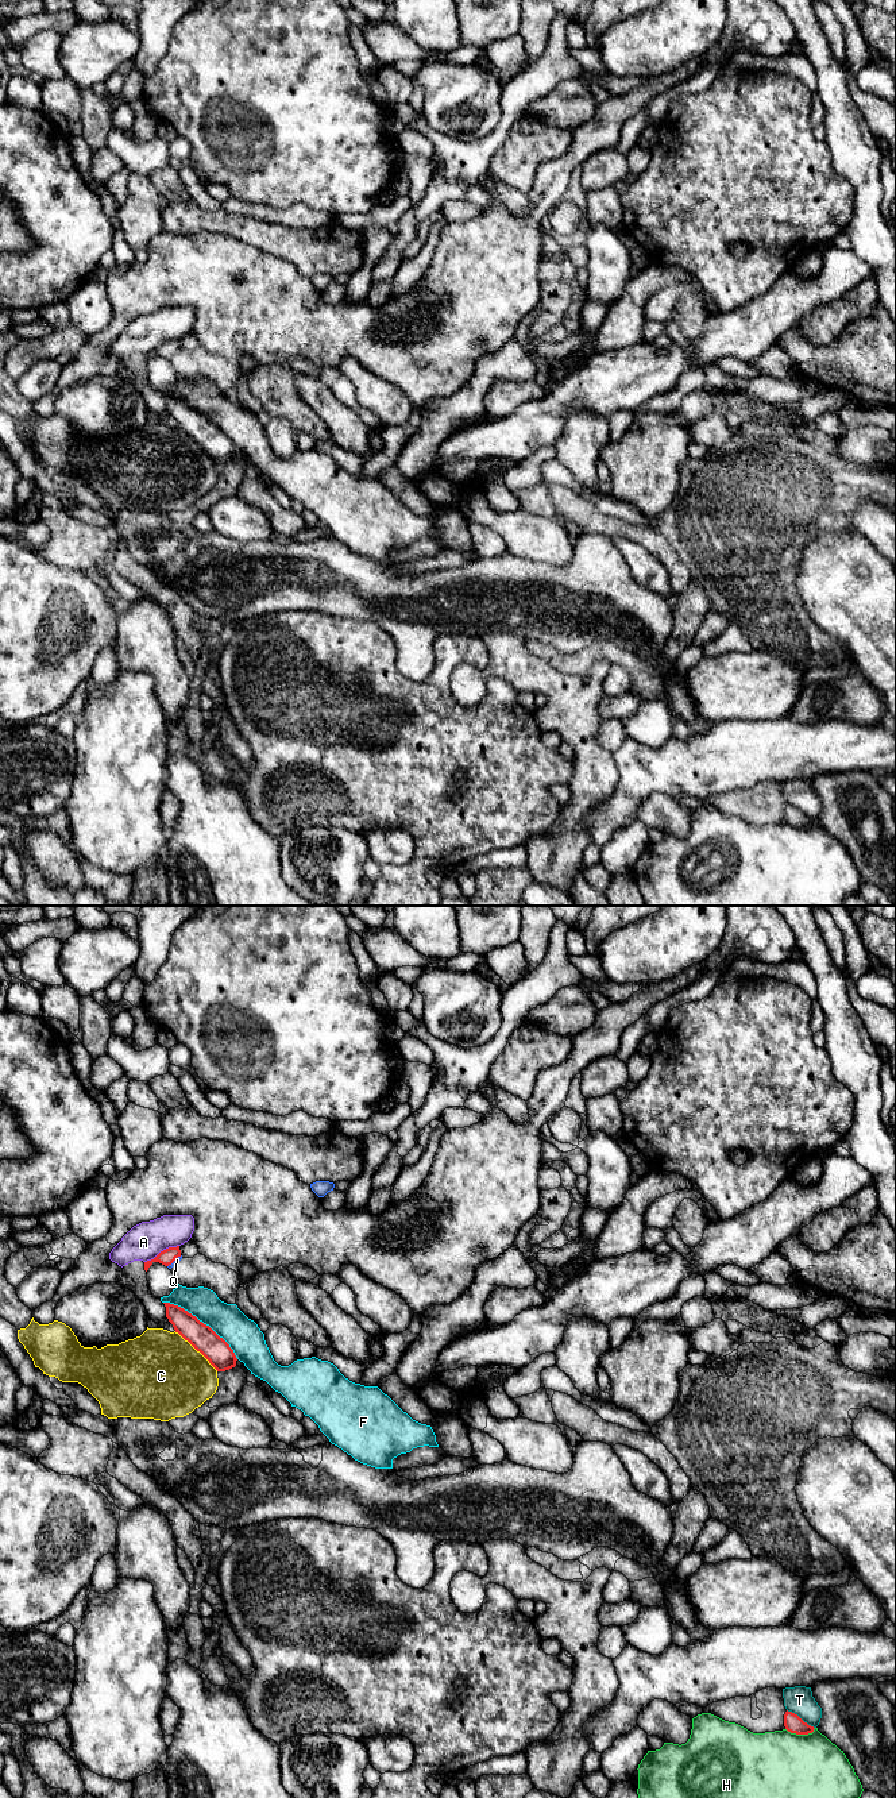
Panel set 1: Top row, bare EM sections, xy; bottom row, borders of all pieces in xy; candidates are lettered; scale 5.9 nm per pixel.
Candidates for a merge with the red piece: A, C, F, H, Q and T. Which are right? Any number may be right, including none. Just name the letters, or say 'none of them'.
Q

